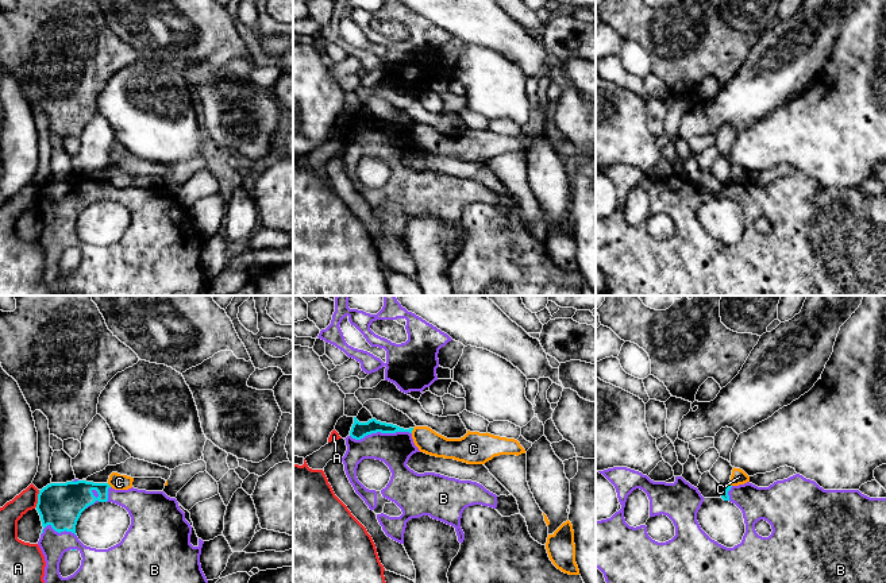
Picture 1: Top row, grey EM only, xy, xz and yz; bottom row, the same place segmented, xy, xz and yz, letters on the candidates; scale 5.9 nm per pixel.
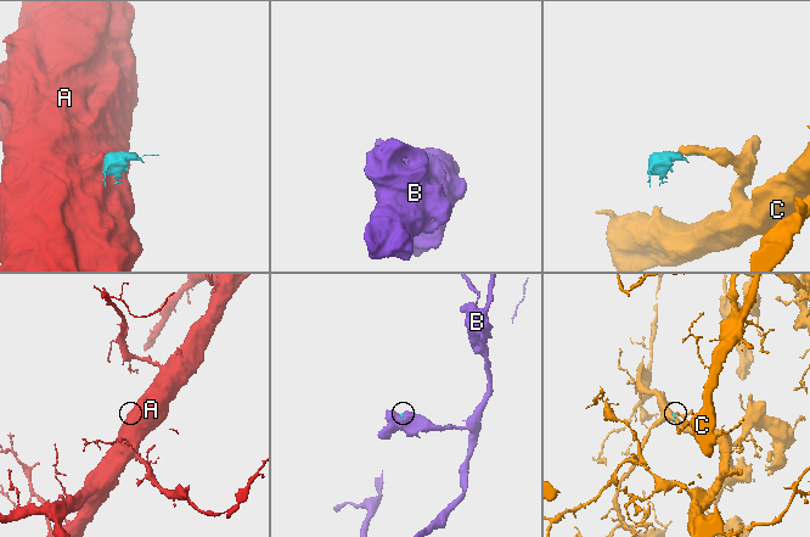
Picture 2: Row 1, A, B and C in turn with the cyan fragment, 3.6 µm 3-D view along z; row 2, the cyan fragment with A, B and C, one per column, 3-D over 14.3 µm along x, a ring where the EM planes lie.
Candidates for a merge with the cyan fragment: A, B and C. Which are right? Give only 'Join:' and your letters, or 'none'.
Join: B

